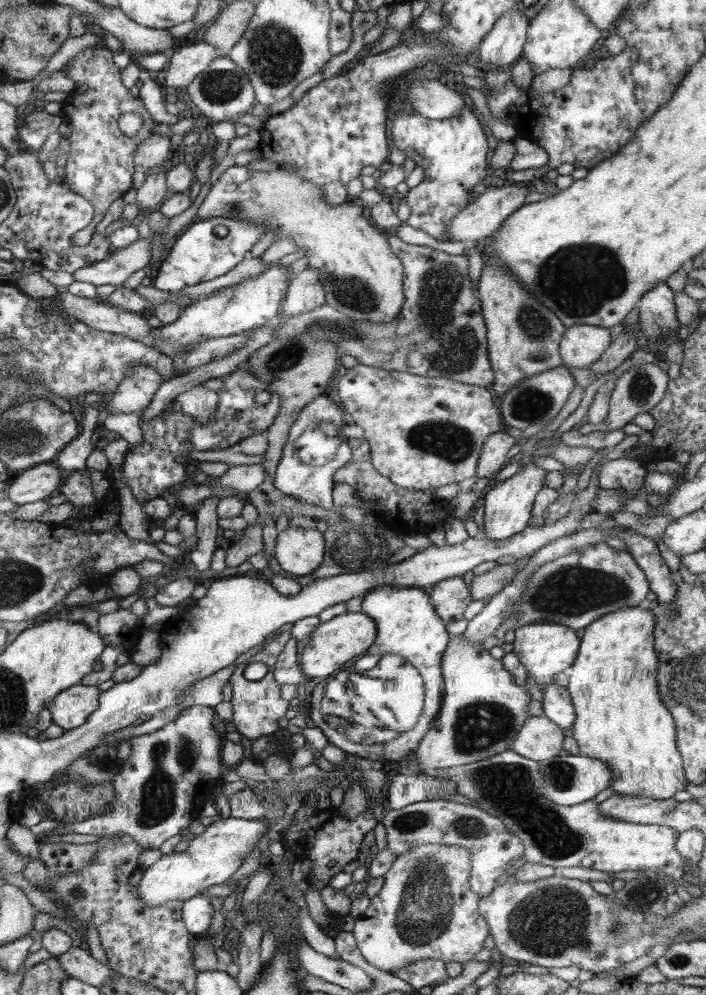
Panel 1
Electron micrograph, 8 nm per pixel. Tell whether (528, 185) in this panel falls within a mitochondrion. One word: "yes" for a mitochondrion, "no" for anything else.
no

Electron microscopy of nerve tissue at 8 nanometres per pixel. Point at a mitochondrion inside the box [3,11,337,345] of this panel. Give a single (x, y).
(274, 54)

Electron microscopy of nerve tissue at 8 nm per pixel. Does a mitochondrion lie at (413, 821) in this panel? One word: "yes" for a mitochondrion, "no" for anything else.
yes

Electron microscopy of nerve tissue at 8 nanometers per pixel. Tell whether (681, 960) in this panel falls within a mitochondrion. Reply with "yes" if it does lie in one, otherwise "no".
yes

